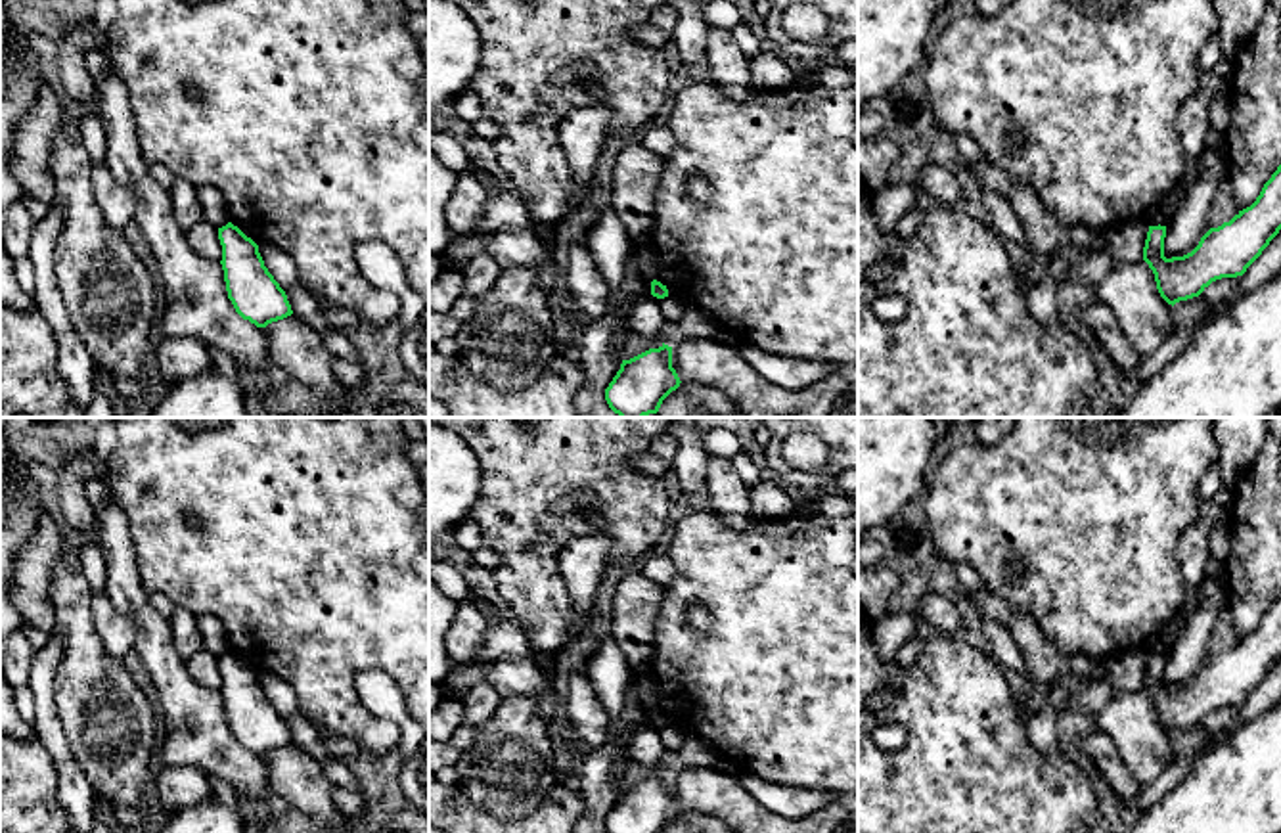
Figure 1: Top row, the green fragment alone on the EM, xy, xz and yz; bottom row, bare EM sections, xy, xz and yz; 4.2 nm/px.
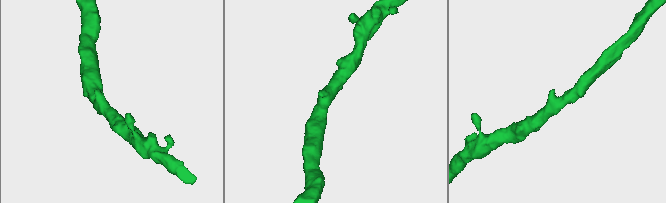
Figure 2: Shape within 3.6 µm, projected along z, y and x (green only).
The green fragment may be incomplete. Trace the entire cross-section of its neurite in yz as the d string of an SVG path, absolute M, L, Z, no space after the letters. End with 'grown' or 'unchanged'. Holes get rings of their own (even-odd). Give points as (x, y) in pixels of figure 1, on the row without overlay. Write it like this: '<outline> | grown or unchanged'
M1281 594L1256 630L1229 651L1210 657L1183 686L1164 686L1166 655L1149 655L1143 689L1168 733L1199 726L1212 710L1237 707L1262 684L1281 659Z | unchanged

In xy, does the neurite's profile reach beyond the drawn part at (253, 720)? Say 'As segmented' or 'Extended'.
As segmented

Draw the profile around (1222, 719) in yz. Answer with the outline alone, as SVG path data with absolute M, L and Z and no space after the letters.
M1241 705L1222 707L1204 716L1204 720L1199 724L1199 743L1204 743L1216 737L1220 732L1229 730L1239 720L1239 710Z

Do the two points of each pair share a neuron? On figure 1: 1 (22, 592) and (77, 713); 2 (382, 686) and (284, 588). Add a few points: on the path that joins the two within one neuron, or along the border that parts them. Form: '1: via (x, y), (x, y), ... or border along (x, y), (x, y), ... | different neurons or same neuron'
1: border along (50, 585), (52, 630) | different neurons
2: border along (355, 675), (366, 669), (382, 669), (404, 696) | different neurons

